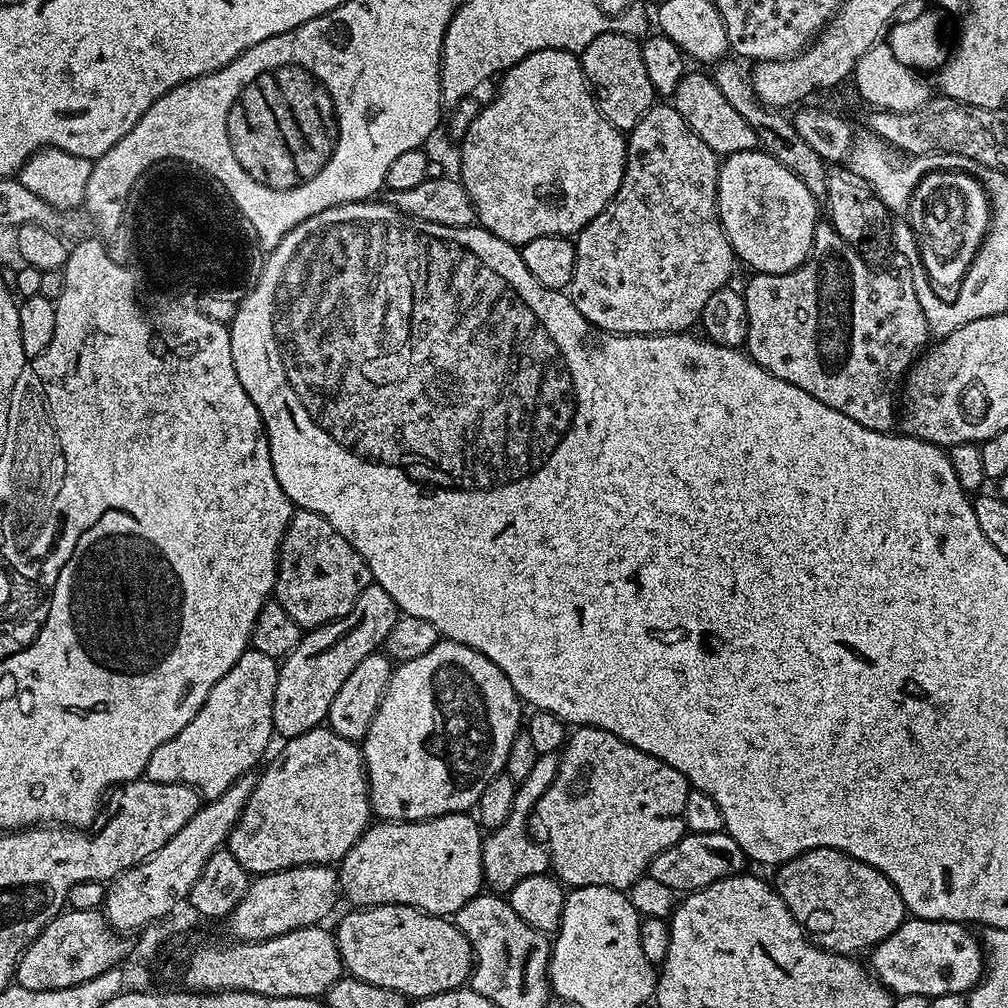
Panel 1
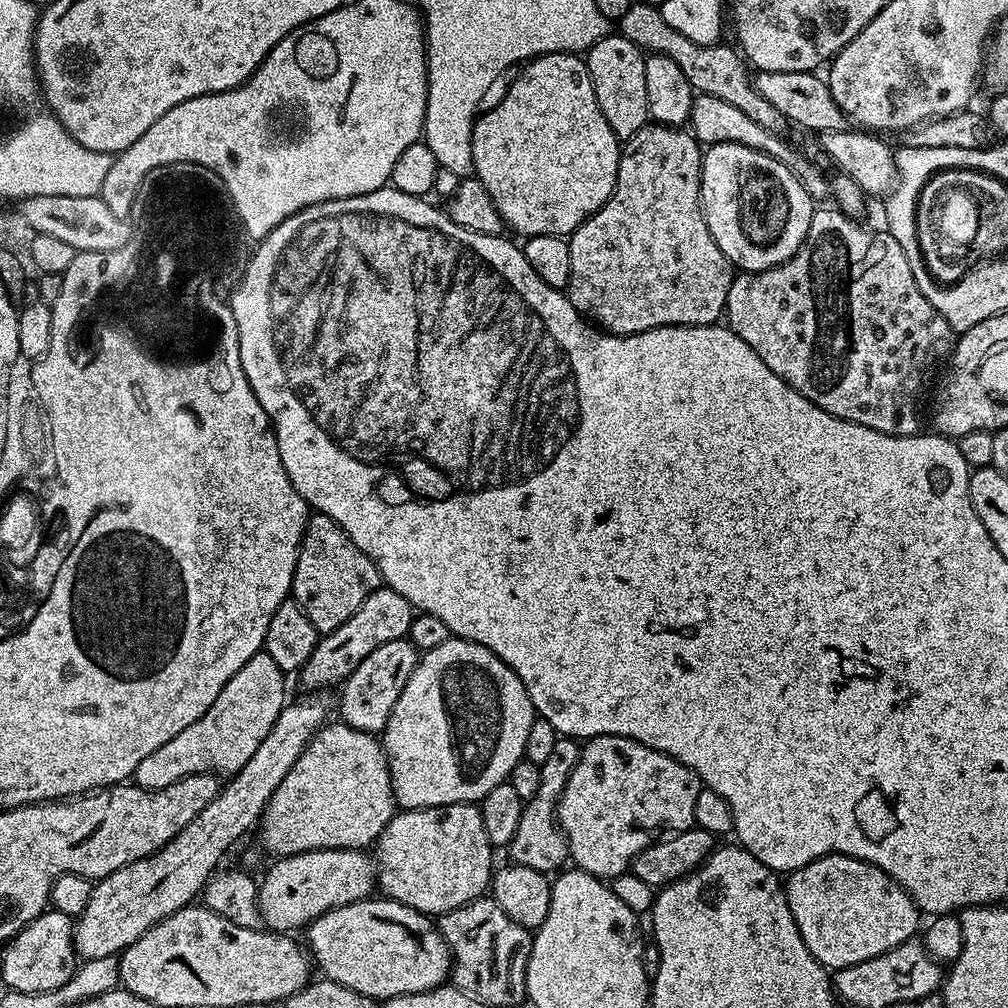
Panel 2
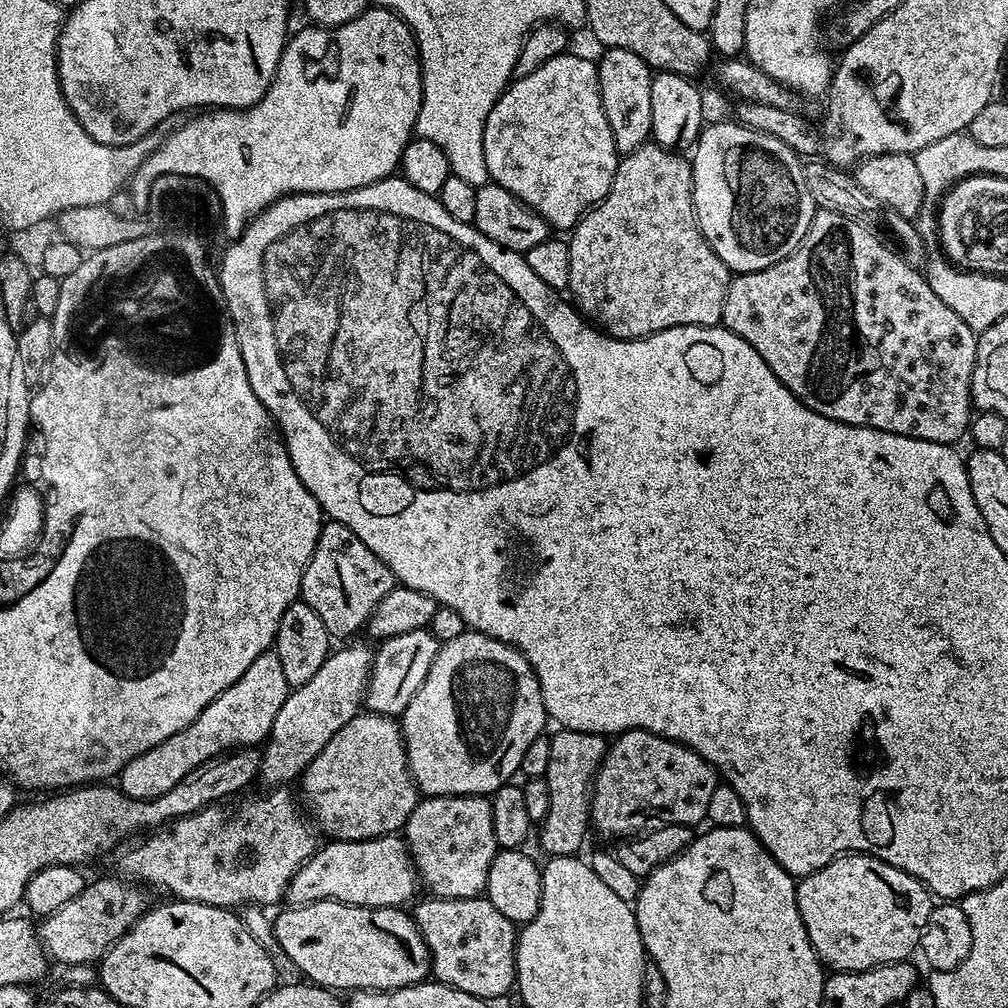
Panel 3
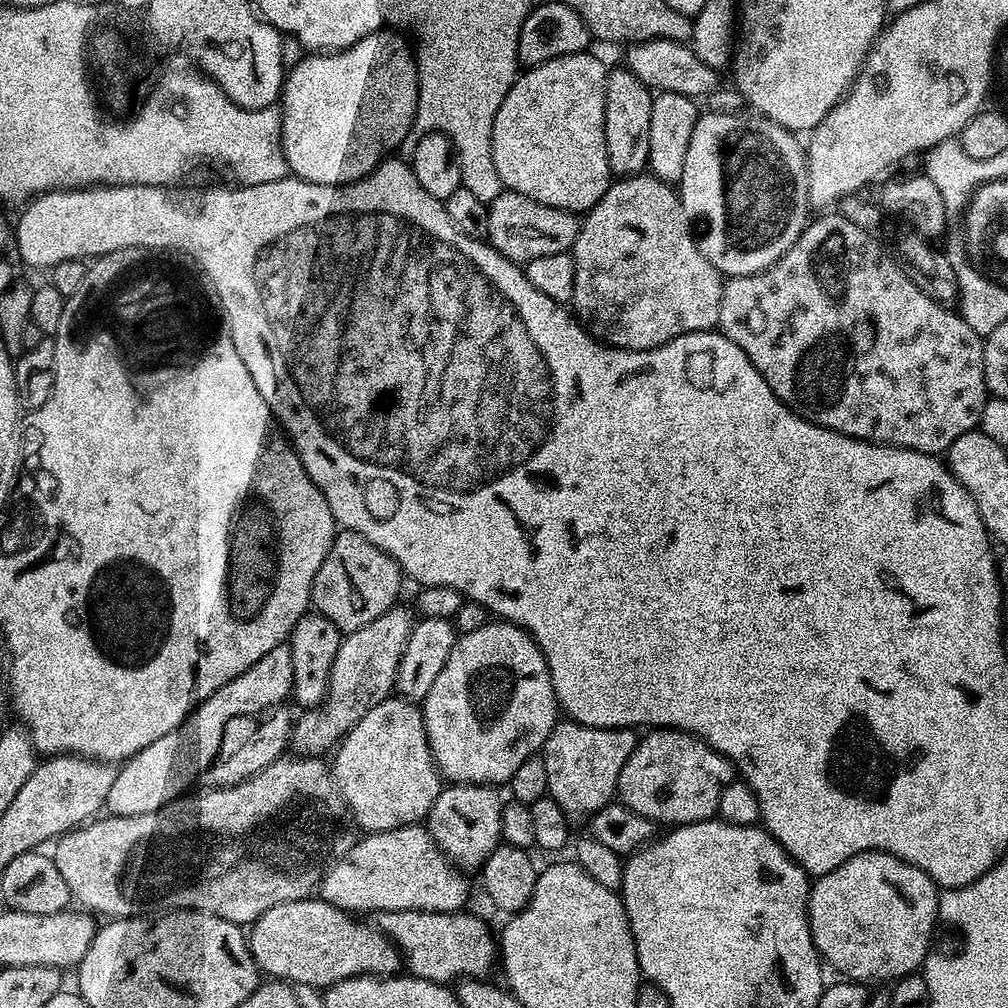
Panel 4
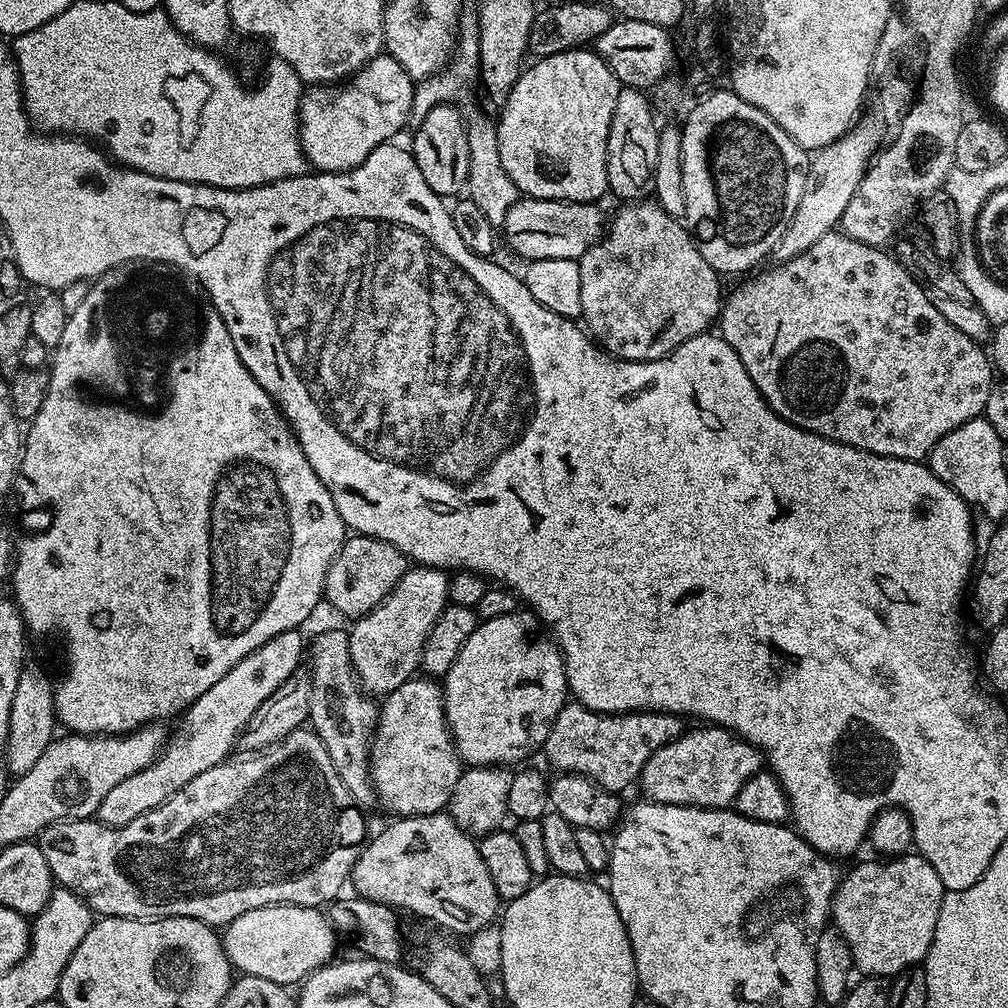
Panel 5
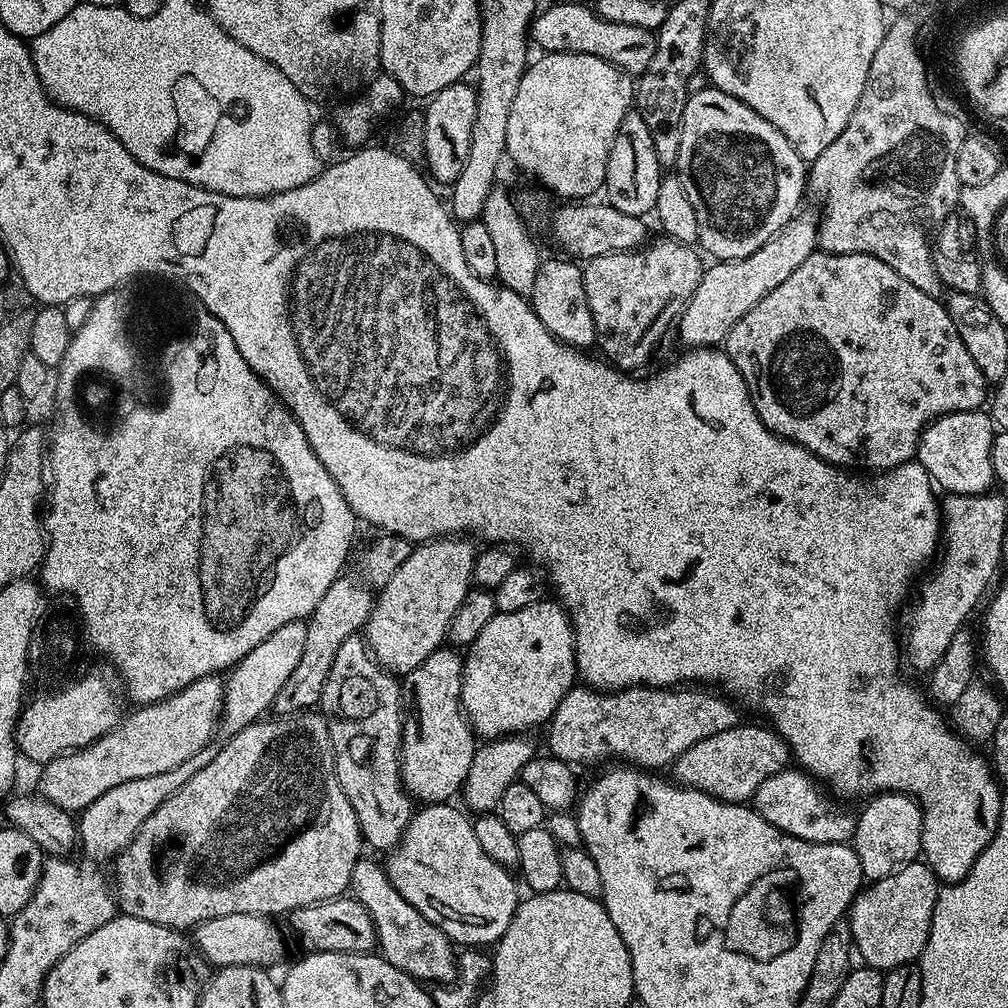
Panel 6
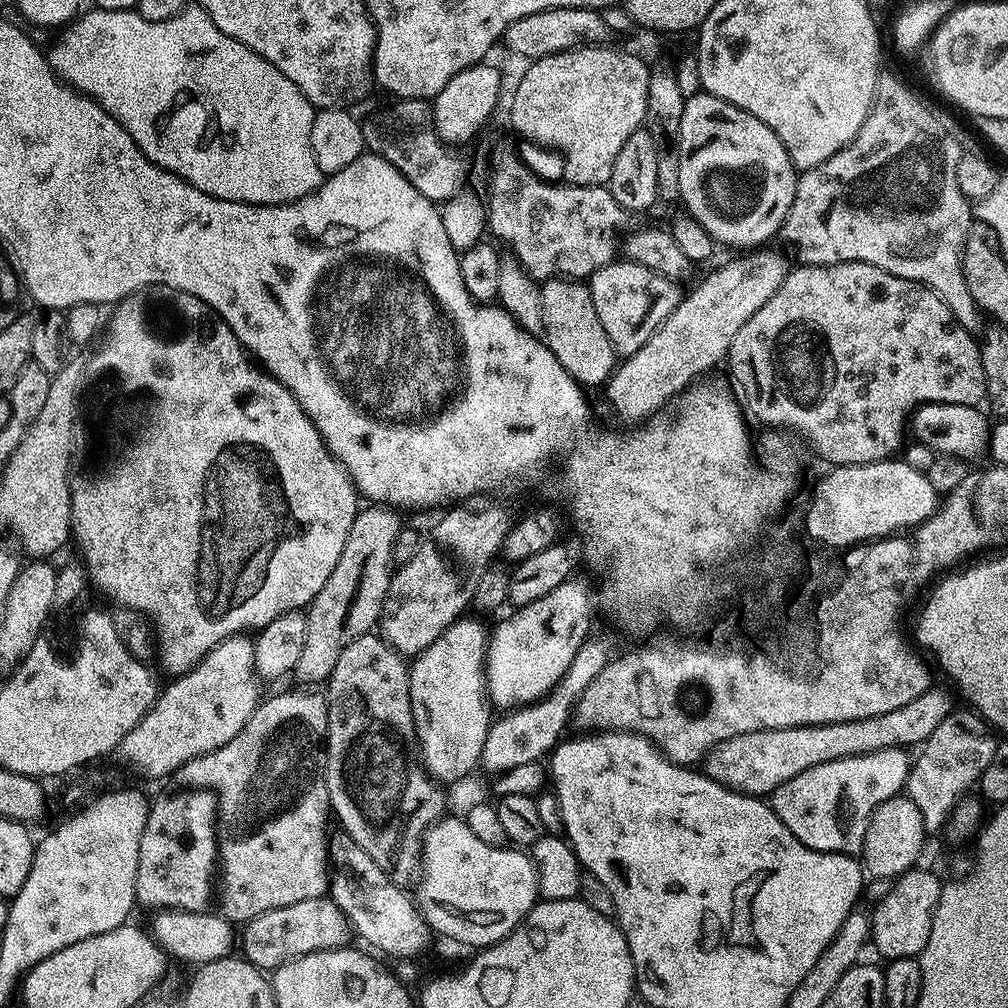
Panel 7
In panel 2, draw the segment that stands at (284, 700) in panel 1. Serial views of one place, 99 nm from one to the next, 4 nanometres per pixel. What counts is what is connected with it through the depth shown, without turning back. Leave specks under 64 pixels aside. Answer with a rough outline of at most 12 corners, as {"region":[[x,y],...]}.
{"region":[[374,589],[317,639],[298,679],[343,685],[370,650],[411,633],[412,604]]}

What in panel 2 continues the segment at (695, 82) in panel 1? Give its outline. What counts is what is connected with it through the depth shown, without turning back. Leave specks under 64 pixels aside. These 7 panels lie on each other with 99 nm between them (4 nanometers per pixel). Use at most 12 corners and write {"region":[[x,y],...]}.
{"region":[[697,95],[688,115],[701,145],[741,144],[773,156],[820,202],[824,172],[781,133],[722,98]]}

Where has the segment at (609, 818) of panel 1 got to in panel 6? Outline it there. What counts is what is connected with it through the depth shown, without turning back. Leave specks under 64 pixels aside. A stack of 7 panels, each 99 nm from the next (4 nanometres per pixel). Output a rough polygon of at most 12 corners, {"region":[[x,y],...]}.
{"region":[[738,722],[694,742],[675,783],[751,801],[790,764],[771,727]]}

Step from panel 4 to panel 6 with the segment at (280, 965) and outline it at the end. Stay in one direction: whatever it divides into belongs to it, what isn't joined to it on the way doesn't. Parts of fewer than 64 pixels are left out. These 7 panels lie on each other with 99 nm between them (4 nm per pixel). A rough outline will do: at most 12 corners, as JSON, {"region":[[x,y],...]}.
{"region":[[226,914],[194,929],[196,951],[217,969],[276,964],[275,919]]}

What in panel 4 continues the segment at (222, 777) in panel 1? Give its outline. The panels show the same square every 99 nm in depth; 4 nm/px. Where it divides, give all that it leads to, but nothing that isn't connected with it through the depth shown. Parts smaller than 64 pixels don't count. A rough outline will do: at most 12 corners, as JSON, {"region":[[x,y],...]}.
{"region":[[287,643],[116,768],[114,816],[179,800],[216,760],[232,716],[292,695]]}

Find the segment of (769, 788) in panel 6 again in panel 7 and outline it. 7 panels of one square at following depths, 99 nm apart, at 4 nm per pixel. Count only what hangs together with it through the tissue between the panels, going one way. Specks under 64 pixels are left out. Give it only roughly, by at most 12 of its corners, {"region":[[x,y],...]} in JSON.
{"region":[[883,748],[802,770],[770,797],[806,846],[859,857],[901,795],[909,753]]}

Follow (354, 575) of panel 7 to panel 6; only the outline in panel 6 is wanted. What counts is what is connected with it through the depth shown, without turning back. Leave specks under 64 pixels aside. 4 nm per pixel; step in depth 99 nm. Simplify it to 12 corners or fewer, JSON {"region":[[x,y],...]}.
{"region":[[339,576],[308,617],[306,646],[271,711],[319,705],[334,654],[372,613],[373,593]]}

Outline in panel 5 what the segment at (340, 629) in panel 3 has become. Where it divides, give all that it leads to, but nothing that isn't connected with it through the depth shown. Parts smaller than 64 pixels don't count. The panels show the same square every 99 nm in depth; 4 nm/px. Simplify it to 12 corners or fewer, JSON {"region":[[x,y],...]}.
{"region":[[352,534],[323,599],[344,616],[374,610],[408,571],[390,542]]}

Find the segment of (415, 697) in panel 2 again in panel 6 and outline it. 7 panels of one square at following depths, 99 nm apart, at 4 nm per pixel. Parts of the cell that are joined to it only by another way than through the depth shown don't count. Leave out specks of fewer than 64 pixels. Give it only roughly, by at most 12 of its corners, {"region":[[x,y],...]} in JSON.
{"region":[[545,598],[467,649],[460,706],[485,741],[547,725],[577,683],[576,633]]}

